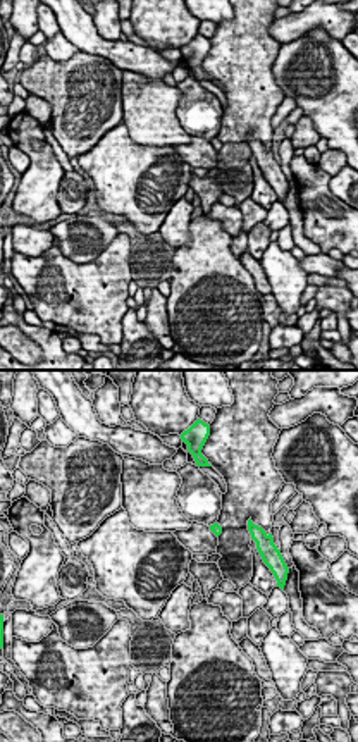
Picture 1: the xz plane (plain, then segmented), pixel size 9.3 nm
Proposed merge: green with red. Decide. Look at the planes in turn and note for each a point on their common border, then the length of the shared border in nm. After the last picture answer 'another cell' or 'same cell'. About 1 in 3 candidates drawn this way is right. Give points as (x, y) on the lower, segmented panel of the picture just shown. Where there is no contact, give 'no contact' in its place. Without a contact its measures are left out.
no contact

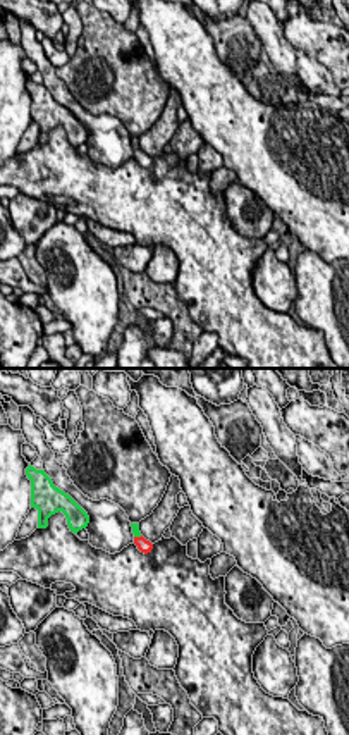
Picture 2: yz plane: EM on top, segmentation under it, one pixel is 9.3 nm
meets green at (138, 536); contact 80 nm long

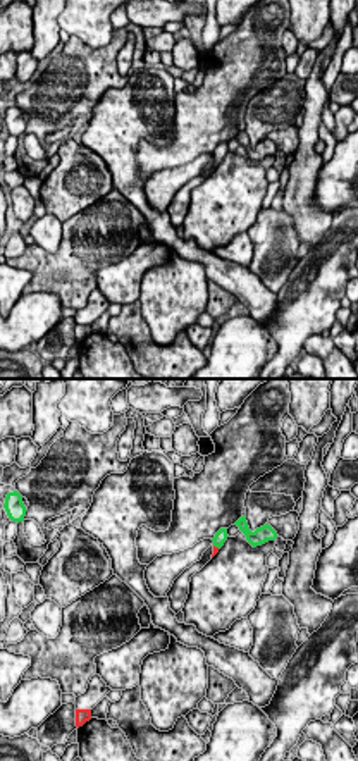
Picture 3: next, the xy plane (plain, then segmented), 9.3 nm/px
meets green at (217, 546); contact 70 nm long

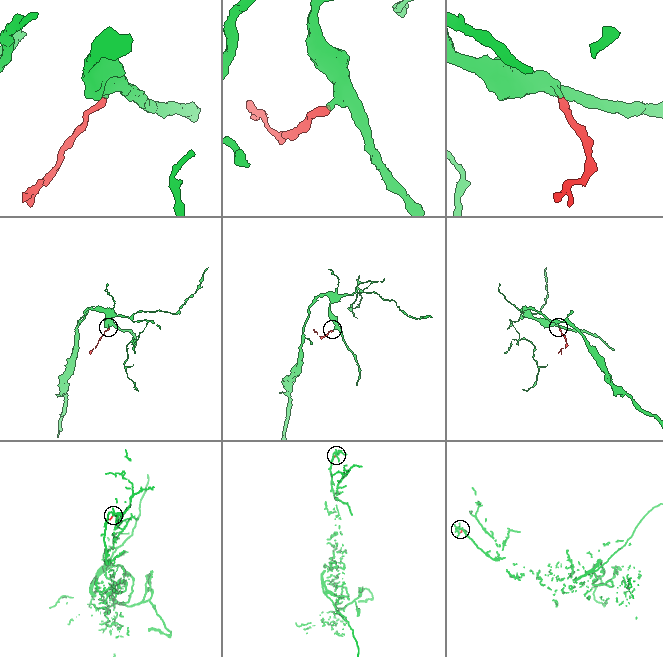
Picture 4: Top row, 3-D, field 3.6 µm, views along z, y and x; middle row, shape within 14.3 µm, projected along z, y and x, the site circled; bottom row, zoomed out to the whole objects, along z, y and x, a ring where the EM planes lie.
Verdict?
same cell

